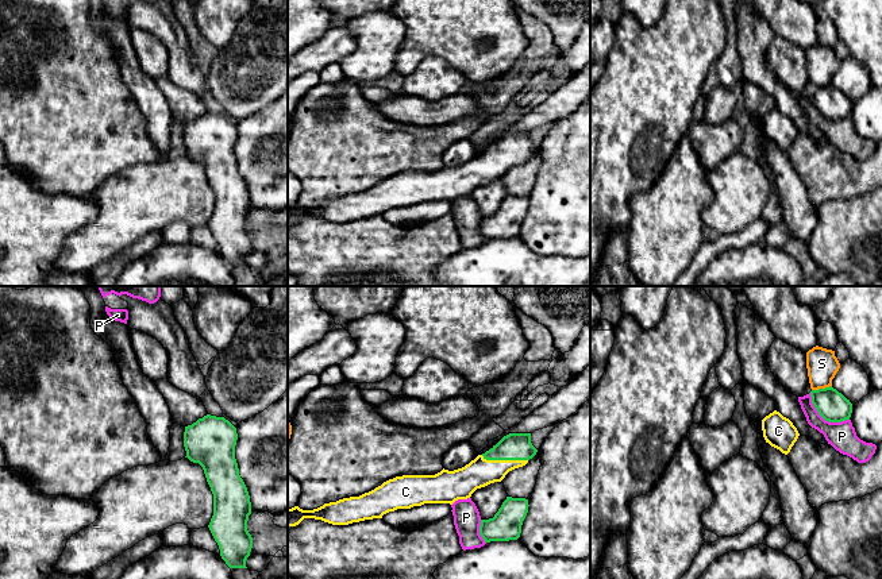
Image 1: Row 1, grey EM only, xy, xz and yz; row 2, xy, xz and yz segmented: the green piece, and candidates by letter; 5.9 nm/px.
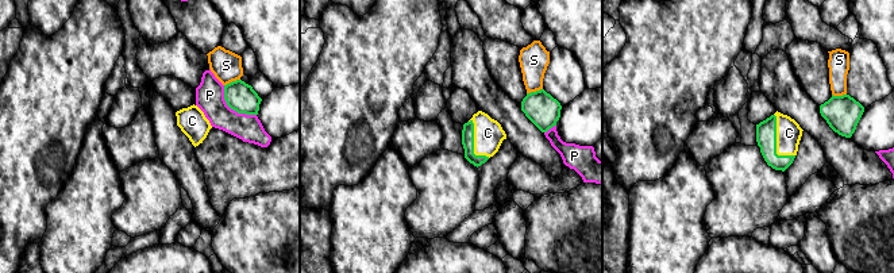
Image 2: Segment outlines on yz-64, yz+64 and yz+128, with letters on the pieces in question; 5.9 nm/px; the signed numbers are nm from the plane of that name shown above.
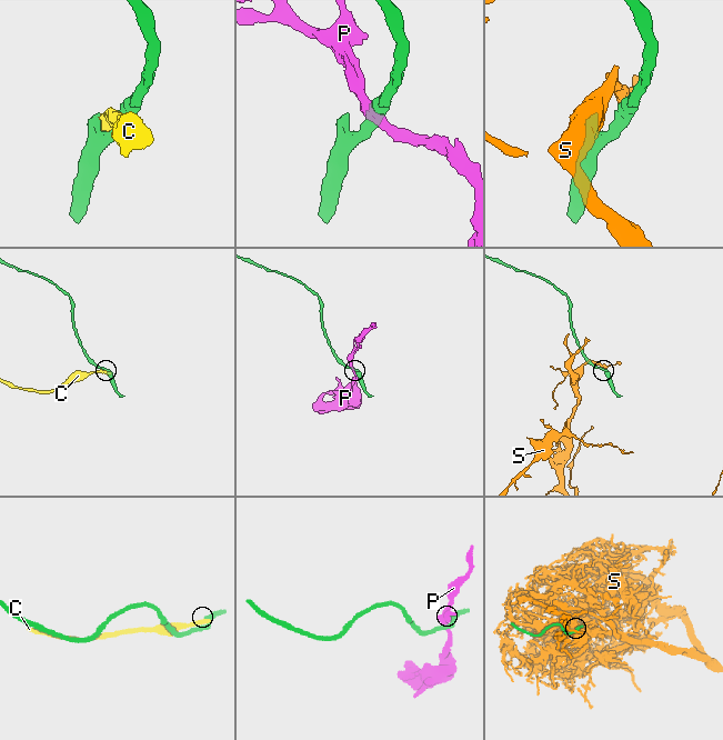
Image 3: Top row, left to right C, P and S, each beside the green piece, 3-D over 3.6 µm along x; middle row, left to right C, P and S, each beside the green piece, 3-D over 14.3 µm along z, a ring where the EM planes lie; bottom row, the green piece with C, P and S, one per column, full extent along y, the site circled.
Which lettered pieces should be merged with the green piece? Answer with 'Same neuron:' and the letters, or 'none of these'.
Same neuron: C

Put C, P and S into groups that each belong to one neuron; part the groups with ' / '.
C / P / S

